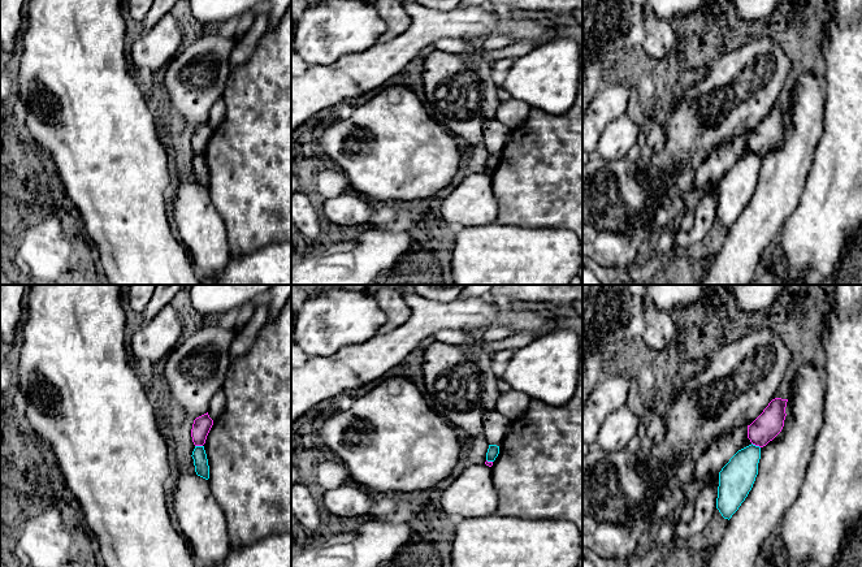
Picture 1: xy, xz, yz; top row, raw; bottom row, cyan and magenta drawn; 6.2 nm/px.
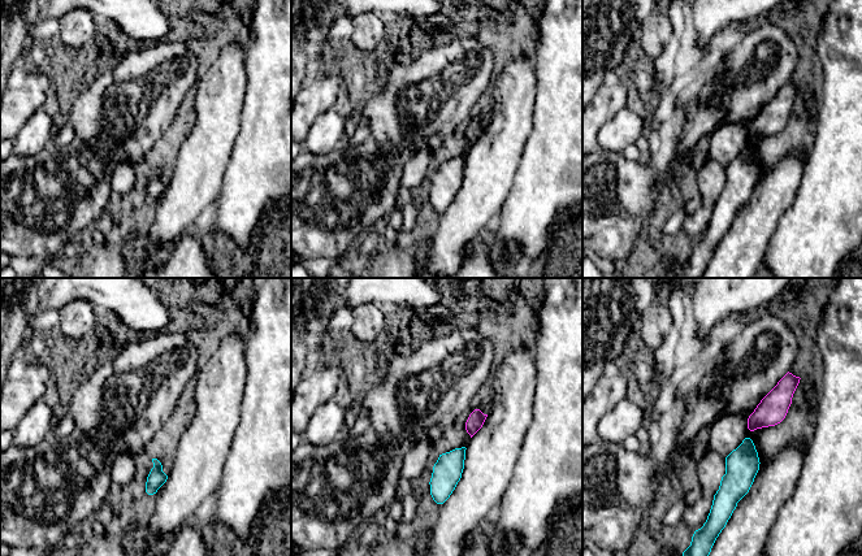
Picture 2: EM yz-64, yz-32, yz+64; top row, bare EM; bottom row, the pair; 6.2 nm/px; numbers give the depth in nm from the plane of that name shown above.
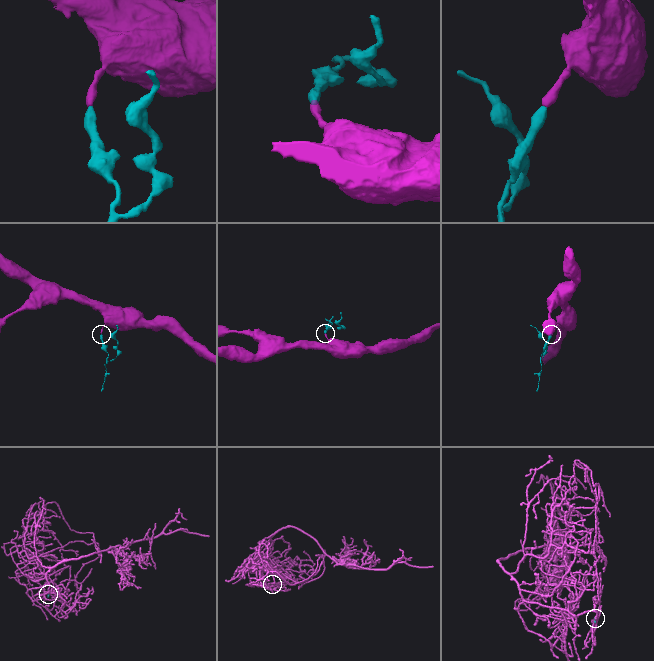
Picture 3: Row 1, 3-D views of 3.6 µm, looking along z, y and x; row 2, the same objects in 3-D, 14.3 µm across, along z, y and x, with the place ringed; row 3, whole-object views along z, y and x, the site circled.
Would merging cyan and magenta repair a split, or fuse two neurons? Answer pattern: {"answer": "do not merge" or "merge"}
{"answer": "do not merge"}

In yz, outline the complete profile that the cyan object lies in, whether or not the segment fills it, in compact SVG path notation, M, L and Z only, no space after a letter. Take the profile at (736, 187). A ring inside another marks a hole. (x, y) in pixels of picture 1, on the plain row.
M749 153L738 159L719 181L716 217L731 228L748 205L758 183L761 156Z

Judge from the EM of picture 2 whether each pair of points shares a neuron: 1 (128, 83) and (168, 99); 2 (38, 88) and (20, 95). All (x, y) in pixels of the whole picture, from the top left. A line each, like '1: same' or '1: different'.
1: same
2: same

